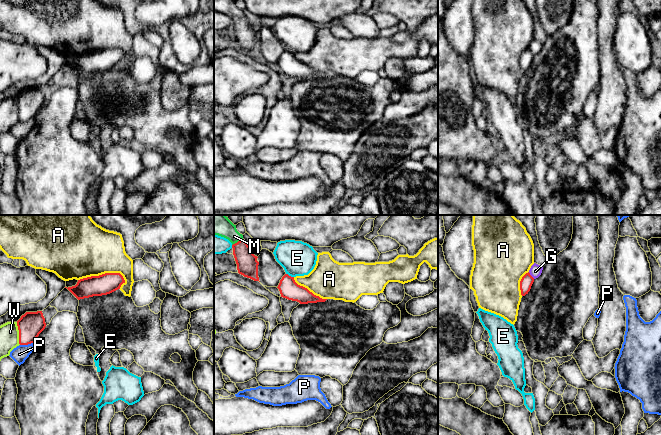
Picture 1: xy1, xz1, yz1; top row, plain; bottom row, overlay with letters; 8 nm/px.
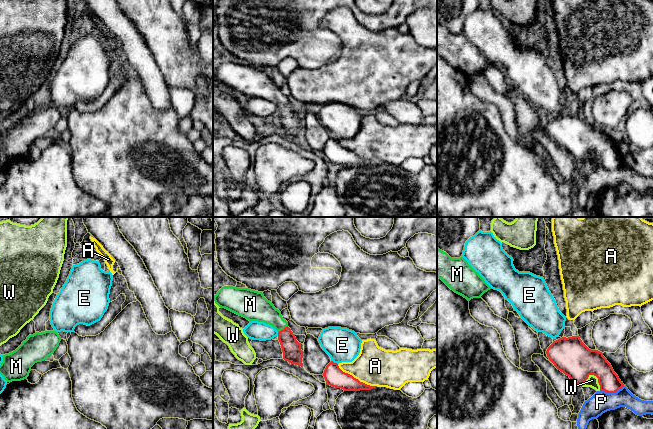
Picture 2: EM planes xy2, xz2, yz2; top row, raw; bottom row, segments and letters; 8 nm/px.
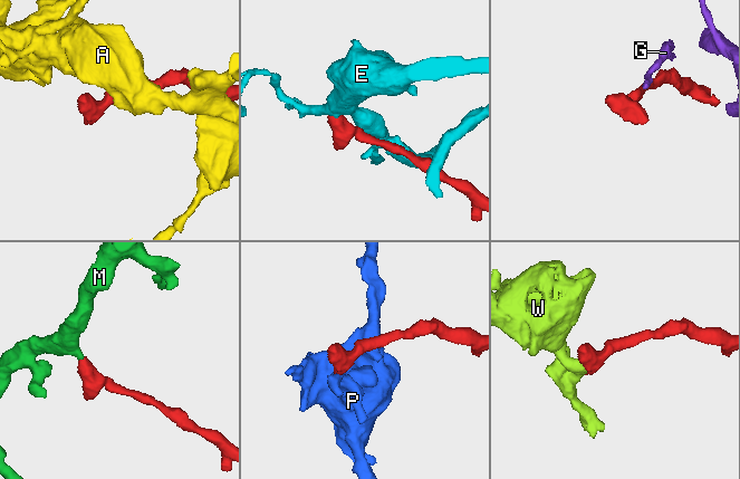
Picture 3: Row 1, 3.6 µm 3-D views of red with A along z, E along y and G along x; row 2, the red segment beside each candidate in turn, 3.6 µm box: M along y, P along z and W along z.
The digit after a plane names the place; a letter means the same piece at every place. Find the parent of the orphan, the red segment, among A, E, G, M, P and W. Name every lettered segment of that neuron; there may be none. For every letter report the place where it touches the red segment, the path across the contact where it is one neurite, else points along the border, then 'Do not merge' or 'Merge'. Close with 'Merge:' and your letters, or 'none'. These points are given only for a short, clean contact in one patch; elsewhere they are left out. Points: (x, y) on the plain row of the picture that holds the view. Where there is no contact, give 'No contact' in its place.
A: Touches red at xy1 (103, 50). Do not merge
E: Touches red at xz1 (290, 52). Do not merge
G: Touches red at yz1 (530, 51). Boundary: yz1 (528, 48), (534, 54). Do not merge
M: Touches red at xz1 (238, 17). Path across: xz1 (247, 41), (238, 17), (228, 7). Merge
P: Touches red at yz2 (611, 168). Boundary: yz2 (623, 161), (614, 168), (600, 167). Do not merge
W: Touches red at yz2 (594, 151). Boundary: yz2 (581, 162), (590, 151), (594, 151), (597, 154), (600, 166). Do not merge
Merge: M

